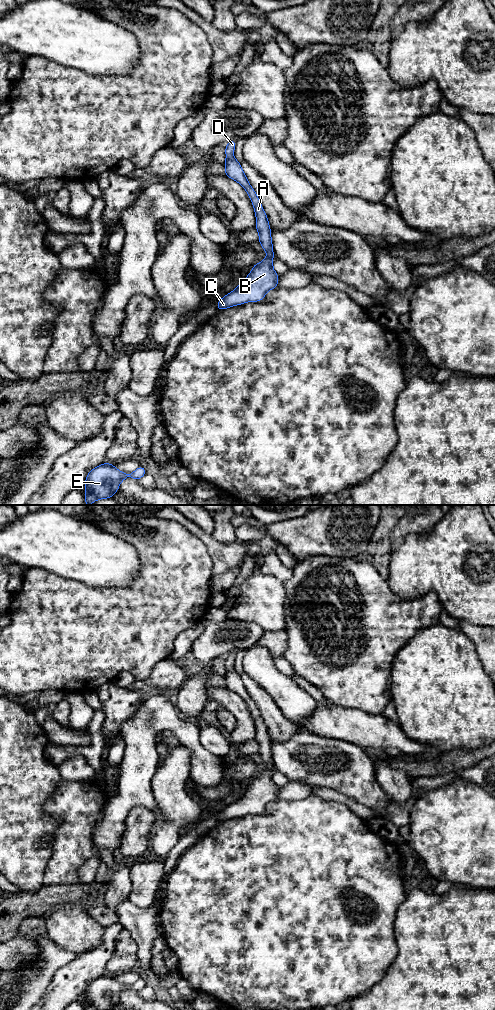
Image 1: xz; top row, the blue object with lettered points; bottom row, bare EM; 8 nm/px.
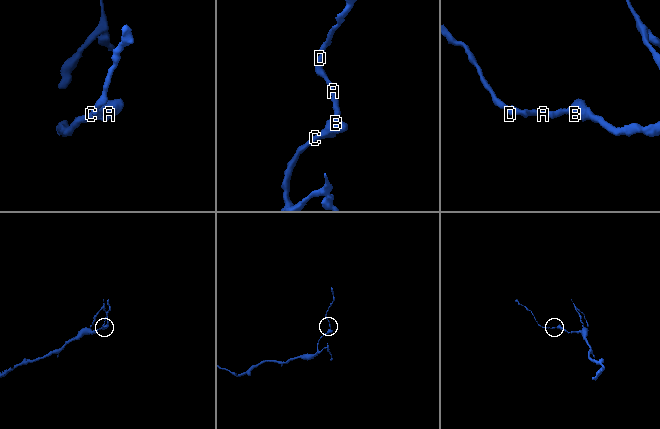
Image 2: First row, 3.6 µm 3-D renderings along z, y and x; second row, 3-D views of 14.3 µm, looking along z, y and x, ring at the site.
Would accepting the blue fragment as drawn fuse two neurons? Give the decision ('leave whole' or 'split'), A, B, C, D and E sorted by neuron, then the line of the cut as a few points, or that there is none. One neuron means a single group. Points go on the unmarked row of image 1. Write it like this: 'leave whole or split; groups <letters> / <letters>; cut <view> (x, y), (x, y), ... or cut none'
leave whole; groups A B C D E; cut none

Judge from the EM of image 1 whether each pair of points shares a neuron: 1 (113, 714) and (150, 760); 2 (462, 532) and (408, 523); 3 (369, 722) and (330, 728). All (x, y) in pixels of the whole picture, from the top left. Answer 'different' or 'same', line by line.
1: different
2: different
3: same

